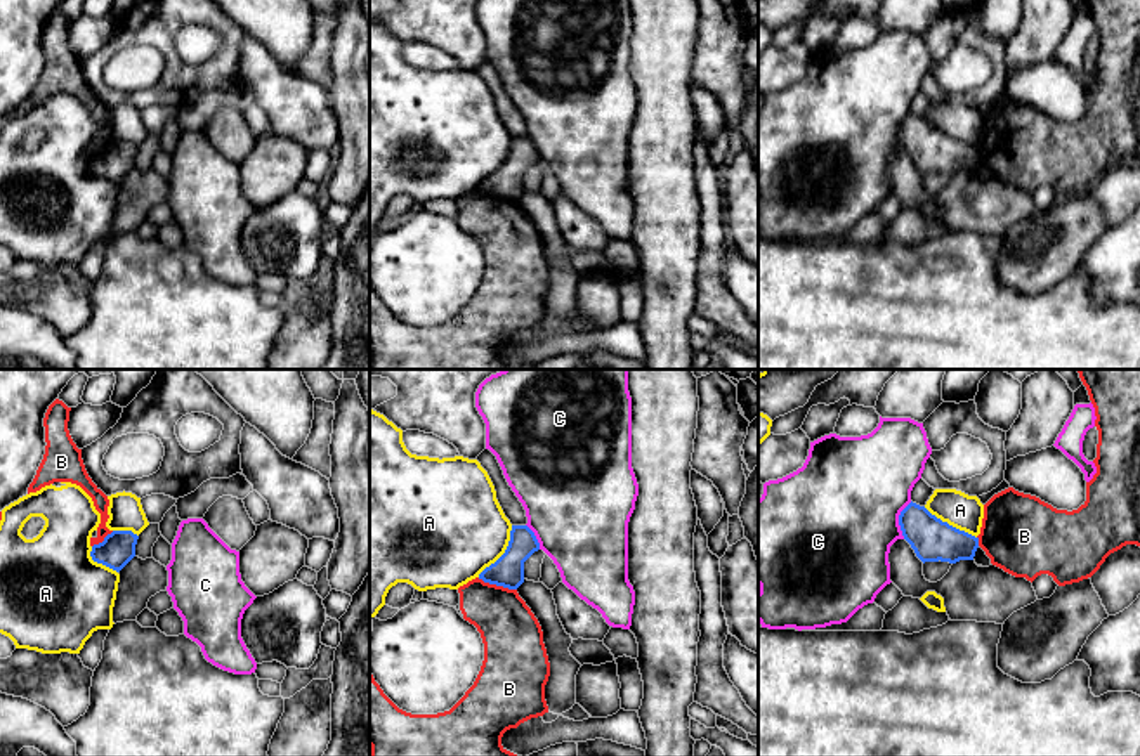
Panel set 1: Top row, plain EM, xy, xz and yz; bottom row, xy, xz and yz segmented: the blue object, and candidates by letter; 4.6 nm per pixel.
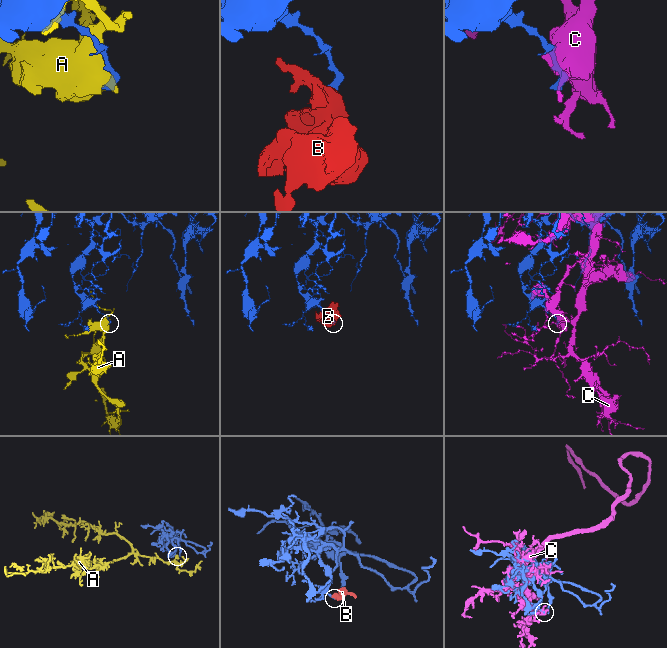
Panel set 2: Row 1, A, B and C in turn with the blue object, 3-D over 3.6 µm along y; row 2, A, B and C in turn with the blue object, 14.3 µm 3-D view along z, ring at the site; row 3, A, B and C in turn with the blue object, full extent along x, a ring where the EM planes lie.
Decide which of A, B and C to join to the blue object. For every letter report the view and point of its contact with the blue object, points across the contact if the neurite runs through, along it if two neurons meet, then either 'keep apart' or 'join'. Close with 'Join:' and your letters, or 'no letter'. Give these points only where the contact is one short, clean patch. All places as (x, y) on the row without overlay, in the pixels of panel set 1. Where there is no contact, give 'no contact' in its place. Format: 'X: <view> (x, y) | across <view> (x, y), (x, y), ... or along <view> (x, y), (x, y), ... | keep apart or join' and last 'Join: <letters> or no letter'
A: xz (505, 163) | keep apart
B: xz (497, 196) | along xz (478, 189), (516, 202) | keep apart
C: yz (899, 132) | keep apart
Join: no letter

